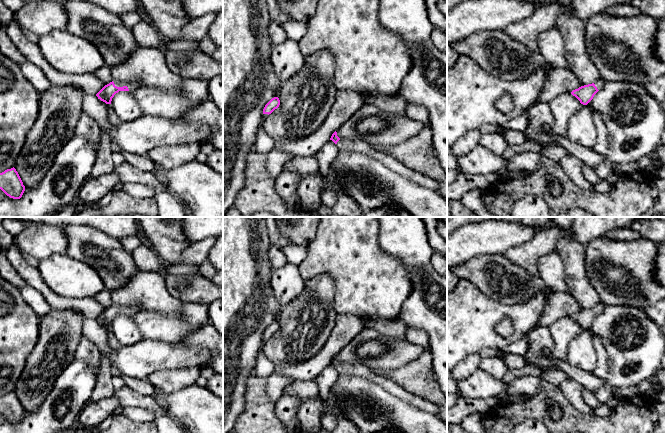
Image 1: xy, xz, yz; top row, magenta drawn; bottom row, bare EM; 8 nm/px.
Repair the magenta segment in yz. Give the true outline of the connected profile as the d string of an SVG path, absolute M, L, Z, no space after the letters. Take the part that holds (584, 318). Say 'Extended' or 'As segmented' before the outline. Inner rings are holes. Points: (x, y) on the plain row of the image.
Extended. M599 302L592 308L584 309L575 313L571 316L573 320L575 320L581 328L587 329L594 321L594 319L602 313L604 310L604 304Z

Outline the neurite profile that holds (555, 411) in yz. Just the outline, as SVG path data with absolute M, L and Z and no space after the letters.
M550 402L548 409L553 420L559 420L562 417L562 410L556 403Z

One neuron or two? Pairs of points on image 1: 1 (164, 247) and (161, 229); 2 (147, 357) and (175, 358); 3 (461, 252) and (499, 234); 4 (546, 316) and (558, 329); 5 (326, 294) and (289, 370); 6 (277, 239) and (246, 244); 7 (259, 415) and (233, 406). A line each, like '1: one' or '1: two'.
1: one
2: one
3: one
4: two
5: two
6: two
7: two

